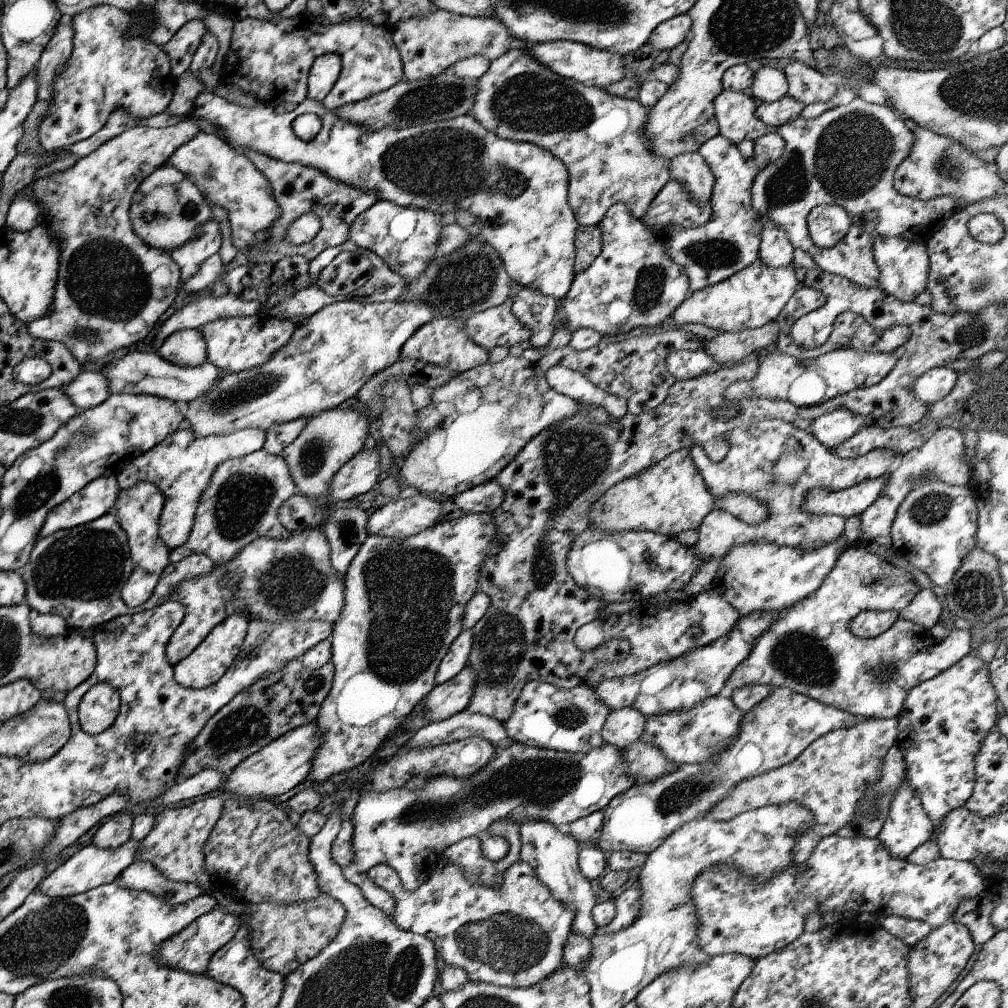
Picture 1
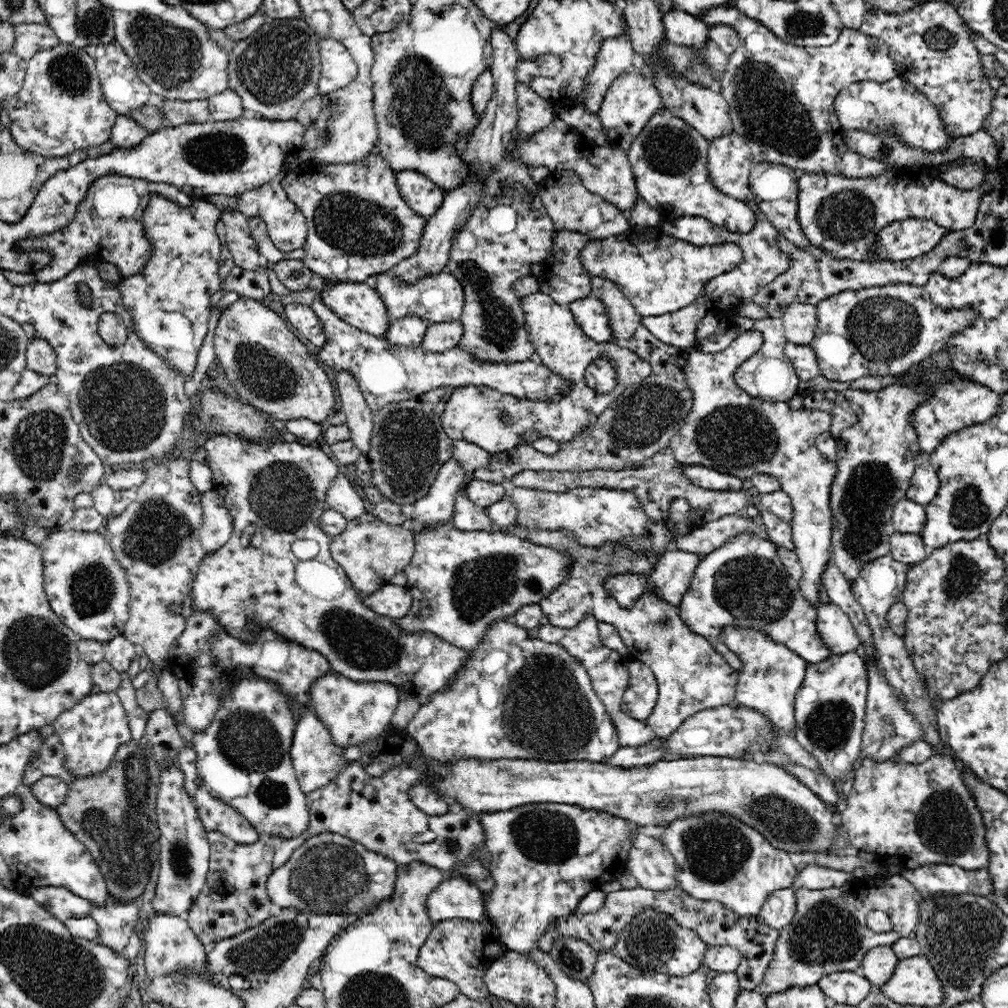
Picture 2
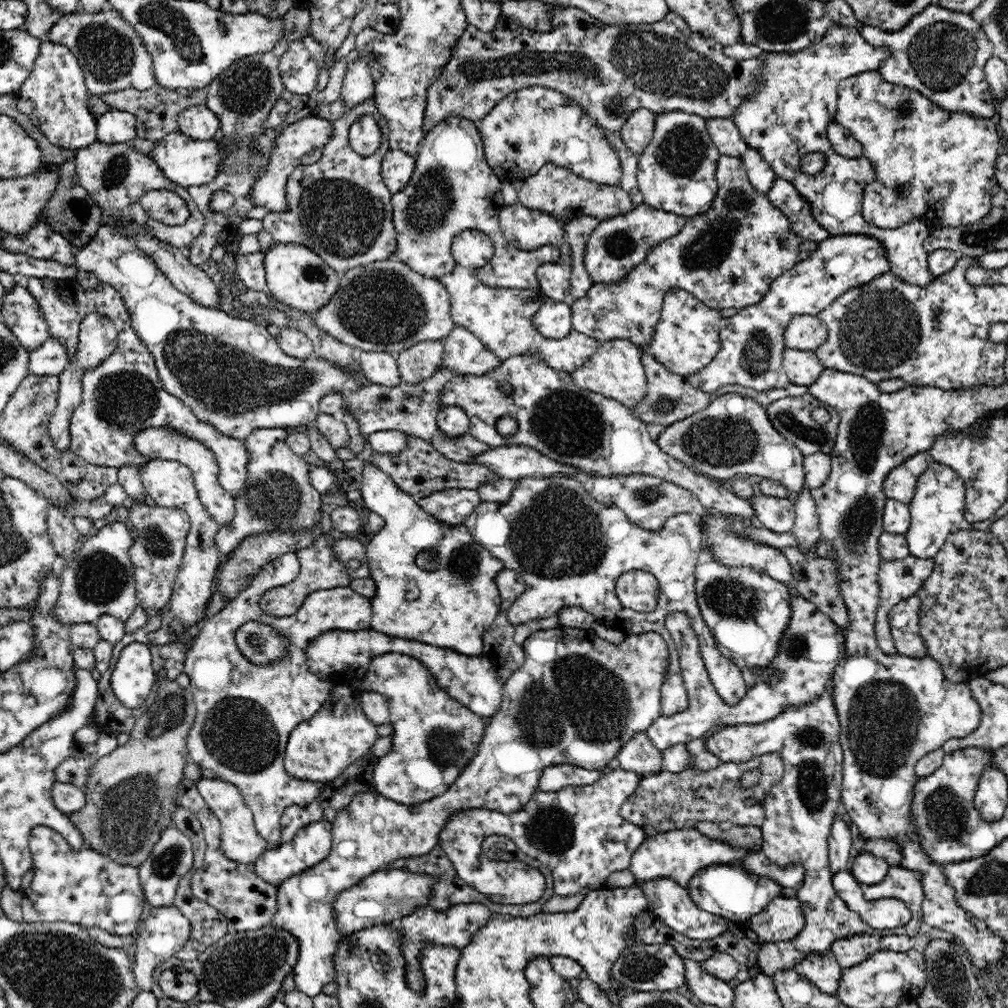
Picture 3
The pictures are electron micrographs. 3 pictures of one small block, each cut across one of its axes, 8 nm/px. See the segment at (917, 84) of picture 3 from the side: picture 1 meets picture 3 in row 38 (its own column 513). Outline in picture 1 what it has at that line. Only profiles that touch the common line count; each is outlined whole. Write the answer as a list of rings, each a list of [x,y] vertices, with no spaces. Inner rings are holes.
[[[516,861],[504,873],[503,884],[495,888],[484,887],[483,885],[472,885],[466,879],[460,870],[459,866],[444,863],[442,870],[436,870],[431,874],[431,877],[422,886],[419,886],[415,891],[407,891],[401,883],[398,873],[390,866],[381,864],[376,865],[370,870],[370,877],[375,881],[376,886],[384,889],[392,899],[395,900],[395,911],[391,916],[393,921],[402,929],[408,932],[413,932],[425,937],[428,937],[438,947],[439,955],[441,955],[441,964],[455,966],[467,972],[470,980],[480,981],[482,983],[490,983],[493,985],[502,985],[505,987],[531,987],[541,982],[544,982],[550,975],[563,968],[564,962],[562,958],[562,949],[566,946],[568,937],[572,933],[572,921],[574,918],[573,912],[563,906],[563,903],[558,902],[555,898],[551,898],[550,891],[543,886],[540,879],[535,875],[534,869],[526,861]]]

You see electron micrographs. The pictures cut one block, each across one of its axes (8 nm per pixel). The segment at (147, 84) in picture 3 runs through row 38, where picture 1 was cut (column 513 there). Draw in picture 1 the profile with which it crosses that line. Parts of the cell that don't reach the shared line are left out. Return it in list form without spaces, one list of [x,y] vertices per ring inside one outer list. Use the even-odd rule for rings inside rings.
[[[517,45],[513,46],[508,52],[505,52],[500,58],[493,60],[488,67],[488,70],[474,80],[477,87],[474,102],[468,115],[472,115],[484,128],[493,132],[501,139],[508,139],[509,141],[527,142],[535,144],[548,152],[551,152],[556,158],[560,159],[568,169],[568,204],[574,211],[574,216],[580,226],[596,226],[600,220],[604,218],[606,211],[617,202],[623,202],[629,208],[631,215],[634,218],[641,219],[647,211],[650,203],[656,198],[656,195],[664,188],[664,185],[670,180],[670,163],[671,159],[655,158],[649,142],[641,134],[645,130],[645,124],[648,118],[650,108],[646,108],[638,99],[627,99],[614,94],[610,94],[604,87],[587,87],[584,84],[567,79],[557,75],[553,70],[543,67],[536,61],[528,52],[527,49],[518,48]]]

